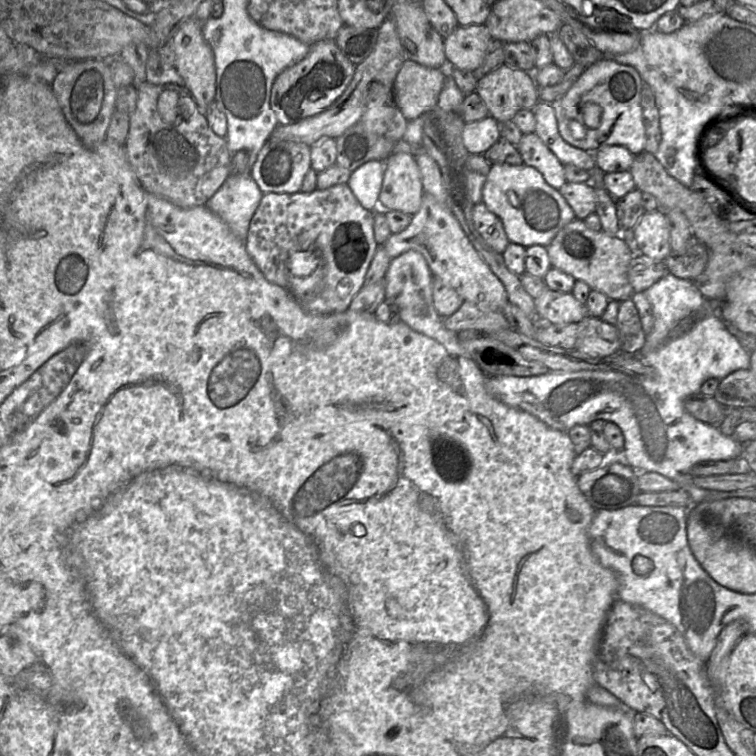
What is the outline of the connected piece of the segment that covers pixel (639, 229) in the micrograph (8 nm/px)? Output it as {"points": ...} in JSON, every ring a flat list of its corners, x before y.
{"points":[[662,210,644,212,631,231,631,243,637,254,663,263,670,254,669,222]]}

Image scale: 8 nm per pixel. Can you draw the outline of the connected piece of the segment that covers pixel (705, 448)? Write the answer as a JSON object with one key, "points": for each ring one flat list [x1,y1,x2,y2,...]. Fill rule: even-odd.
{"points":[[667,273,643,293,651,305,652,314,654,317,654,324,652,331,645,336,644,346,640,349,641,356,634,358,639,359,644,366,651,367,652,375,630,376,614,370,581,370,576,372,549,371,548,373,543,375,529,377,490,376,486,379,485,387,487,392,491,396,499,399,510,407,517,408,533,415,550,428,558,431,568,432,572,427,576,425,589,425,596,420,612,422,621,429,624,437,624,448,622,453,618,457,619,459,625,461,636,472,654,472,673,480,681,487,693,486,693,477,690,475,690,470,692,467,702,462,727,461,739,458,742,455,742,444,735,441,732,437,724,435,719,429,719,426,711,426,694,418,686,411,684,407,684,402,688,397,699,394,700,388,705,380,709,378,715,378,720,381,734,371,740,369,750,369,750,352,743,348,737,338,730,333,728,325,719,317,717,313,708,311,705,303,706,299,702,296,693,281,679,279],[692,318,696,318,696,321,688,331,679,335,676,338,671,338,671,332,681,321]]}

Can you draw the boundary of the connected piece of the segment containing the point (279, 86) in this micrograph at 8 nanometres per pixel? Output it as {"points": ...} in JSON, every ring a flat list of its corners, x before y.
{"points":[[333,39,321,40,309,47,307,56,284,69,272,86,270,105,280,125,293,124,325,111,342,95,353,78,356,66]]}

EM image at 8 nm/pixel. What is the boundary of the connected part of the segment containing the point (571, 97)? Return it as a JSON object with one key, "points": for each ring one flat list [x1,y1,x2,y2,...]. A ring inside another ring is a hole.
{"points":[[603,57,586,67,572,87,561,98,550,103,561,137,573,147,590,153,613,145,624,146,634,156,644,152,646,136,641,108,642,86,638,71,632,66,618,63,613,57],[588,102,601,108,597,128,589,128,583,120,583,107]]}

